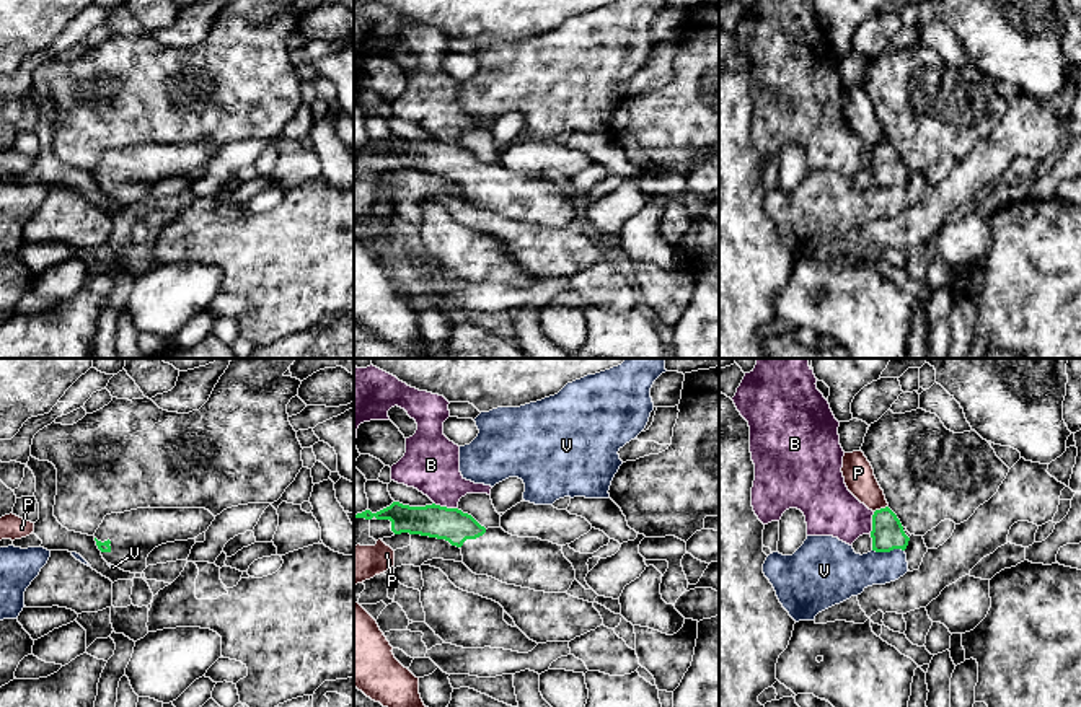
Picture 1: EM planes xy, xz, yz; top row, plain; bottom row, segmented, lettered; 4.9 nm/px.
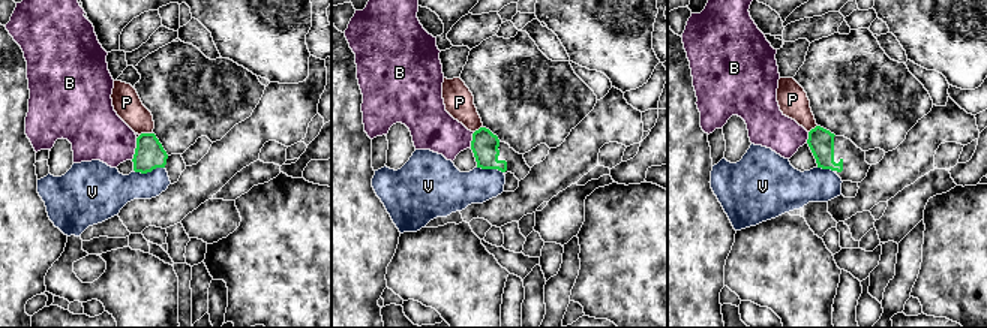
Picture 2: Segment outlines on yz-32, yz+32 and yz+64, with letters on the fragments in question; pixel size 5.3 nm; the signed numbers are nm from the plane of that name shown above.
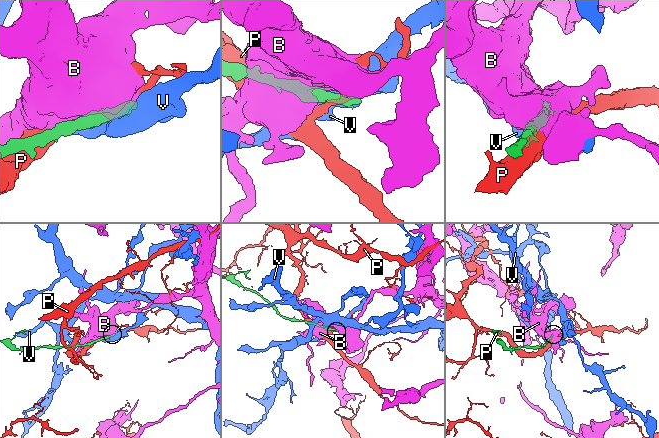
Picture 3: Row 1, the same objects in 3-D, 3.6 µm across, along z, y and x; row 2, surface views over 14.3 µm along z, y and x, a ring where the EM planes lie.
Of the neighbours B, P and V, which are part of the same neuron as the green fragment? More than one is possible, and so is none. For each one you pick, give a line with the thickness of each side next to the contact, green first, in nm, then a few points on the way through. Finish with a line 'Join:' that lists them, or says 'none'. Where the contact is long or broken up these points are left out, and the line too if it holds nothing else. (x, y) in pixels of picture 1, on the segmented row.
Join: none

